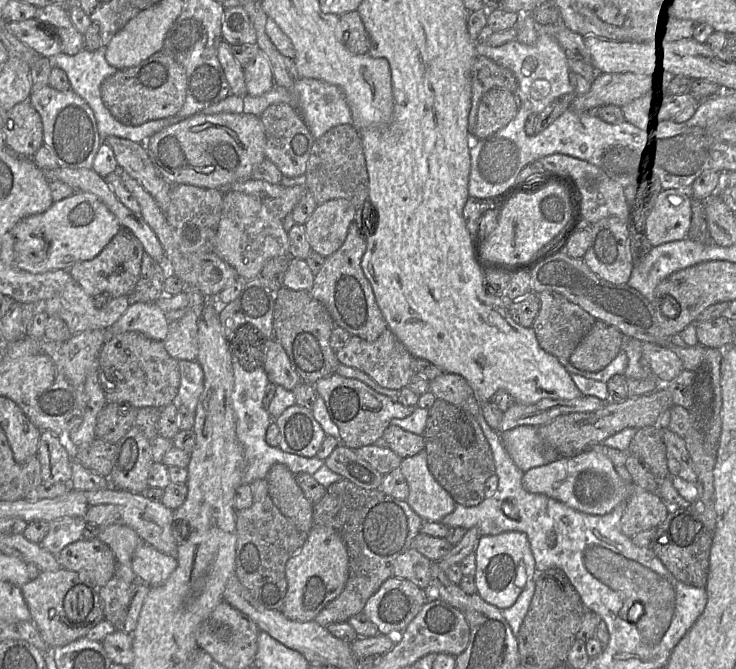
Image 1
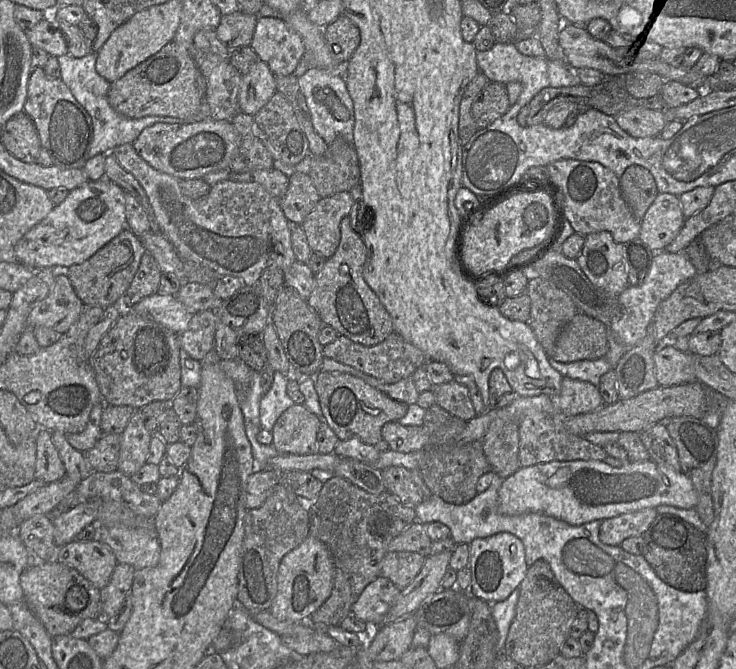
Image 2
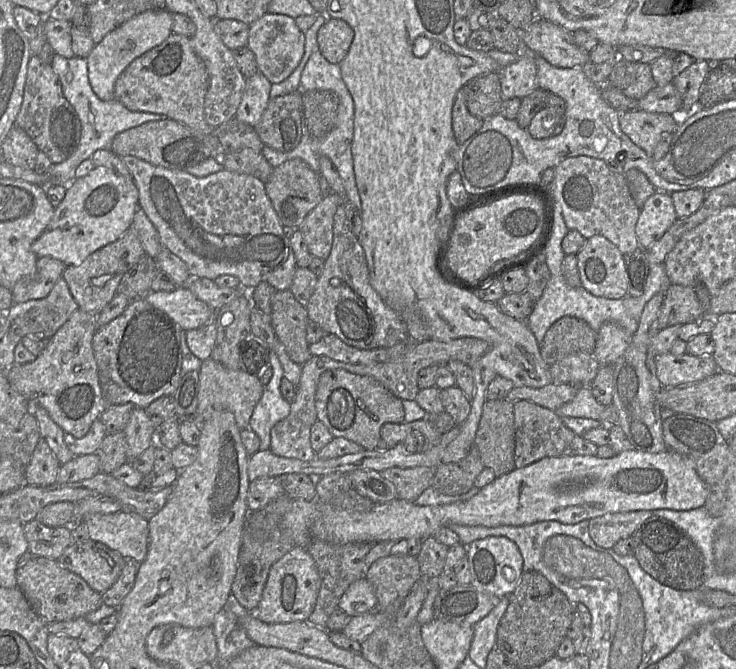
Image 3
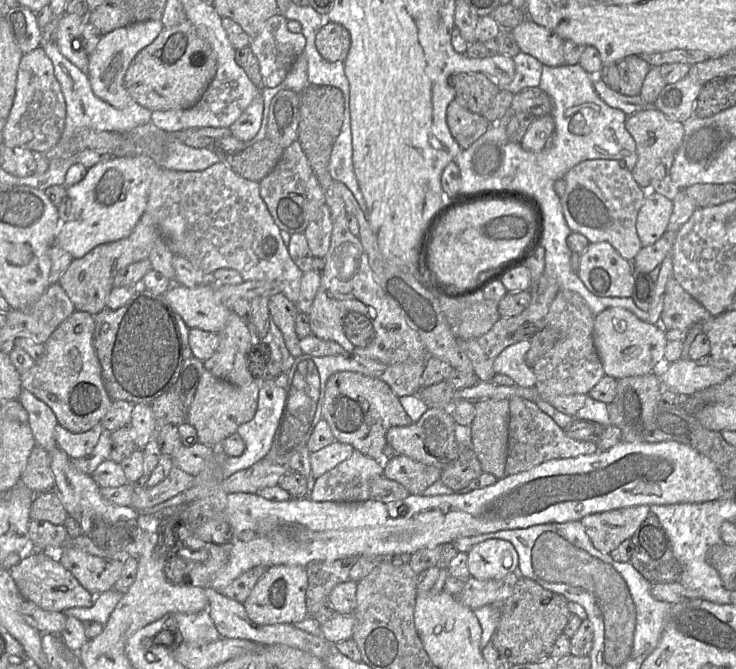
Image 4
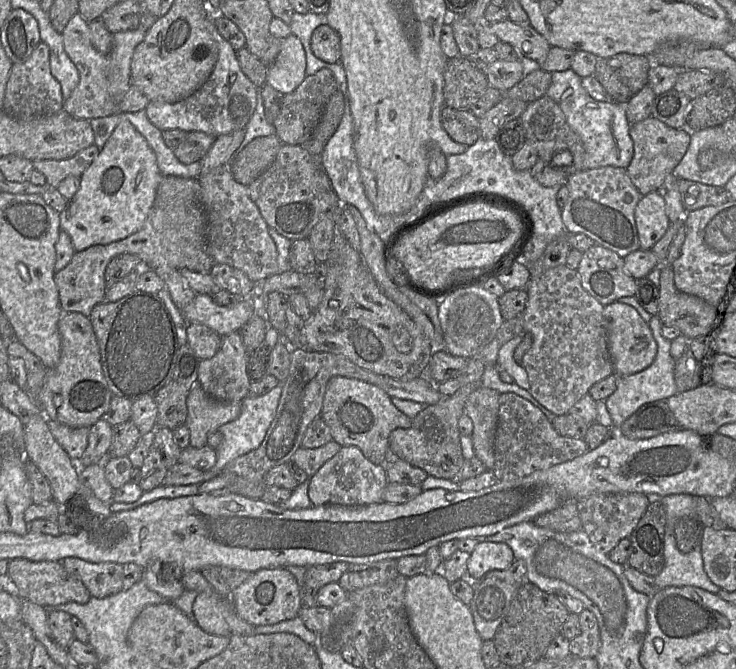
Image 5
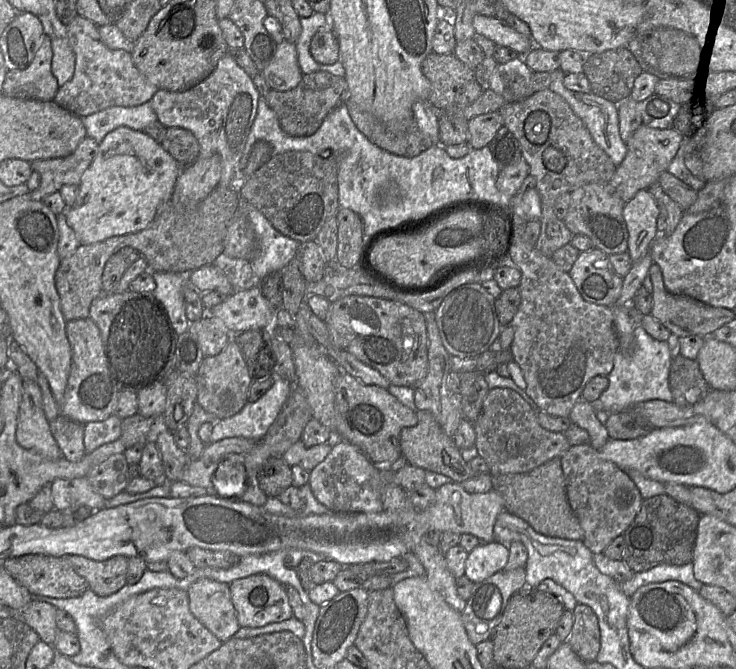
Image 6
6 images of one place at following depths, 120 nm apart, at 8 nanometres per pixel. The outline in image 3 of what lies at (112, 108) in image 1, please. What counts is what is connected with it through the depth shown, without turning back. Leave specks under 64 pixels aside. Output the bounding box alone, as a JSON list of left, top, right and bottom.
[114,33,214,134]

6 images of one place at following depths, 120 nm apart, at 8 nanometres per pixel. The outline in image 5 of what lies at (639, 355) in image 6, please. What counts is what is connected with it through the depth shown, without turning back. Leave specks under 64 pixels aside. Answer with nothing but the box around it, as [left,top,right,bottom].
[605,316,678,430]

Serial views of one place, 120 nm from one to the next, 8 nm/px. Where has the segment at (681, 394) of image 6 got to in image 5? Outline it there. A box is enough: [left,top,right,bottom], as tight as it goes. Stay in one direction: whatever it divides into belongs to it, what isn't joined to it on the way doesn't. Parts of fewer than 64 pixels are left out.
[674,348,710,392]

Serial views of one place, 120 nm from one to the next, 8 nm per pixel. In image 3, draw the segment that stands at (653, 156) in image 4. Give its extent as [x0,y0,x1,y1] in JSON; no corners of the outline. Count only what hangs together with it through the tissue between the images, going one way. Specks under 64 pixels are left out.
[619,109,689,156]

